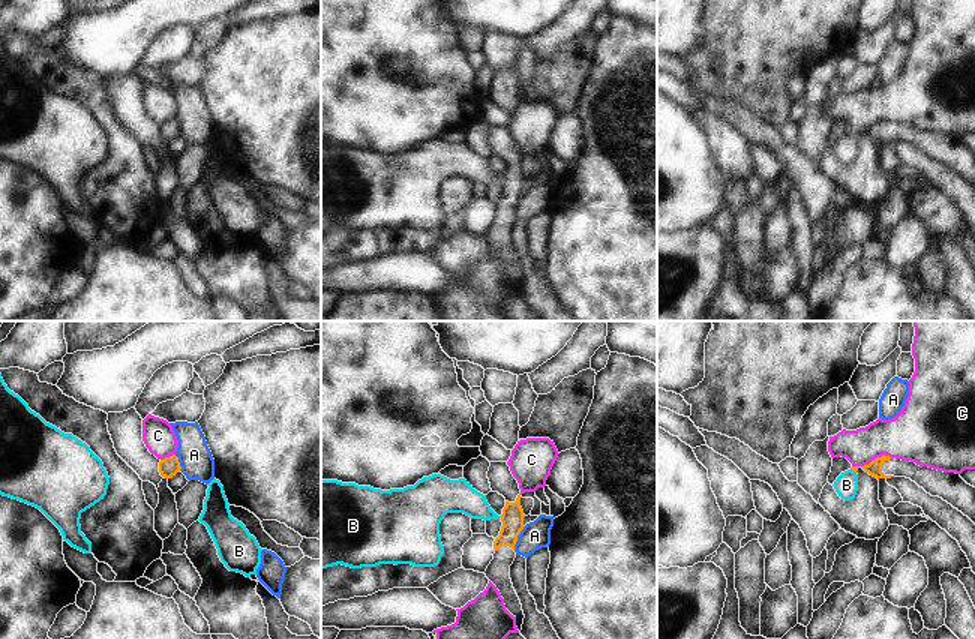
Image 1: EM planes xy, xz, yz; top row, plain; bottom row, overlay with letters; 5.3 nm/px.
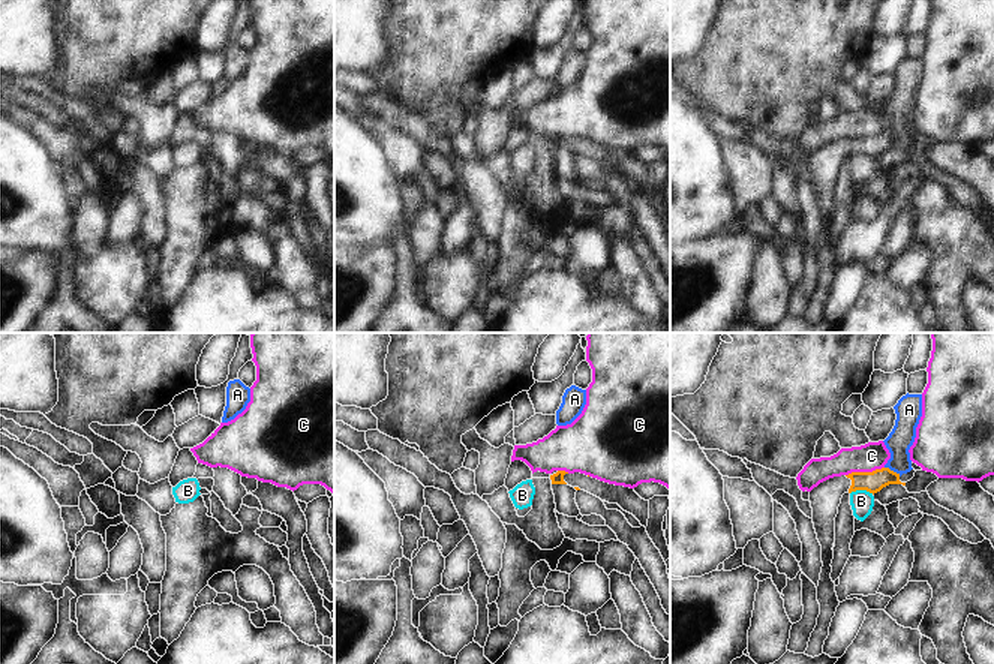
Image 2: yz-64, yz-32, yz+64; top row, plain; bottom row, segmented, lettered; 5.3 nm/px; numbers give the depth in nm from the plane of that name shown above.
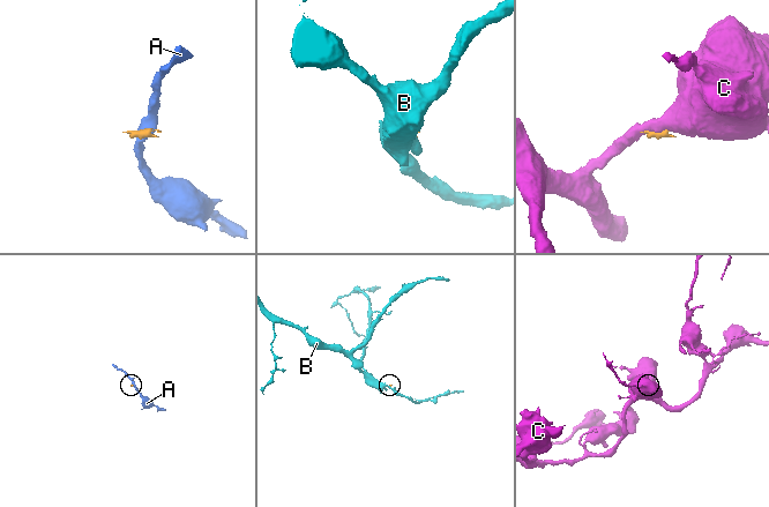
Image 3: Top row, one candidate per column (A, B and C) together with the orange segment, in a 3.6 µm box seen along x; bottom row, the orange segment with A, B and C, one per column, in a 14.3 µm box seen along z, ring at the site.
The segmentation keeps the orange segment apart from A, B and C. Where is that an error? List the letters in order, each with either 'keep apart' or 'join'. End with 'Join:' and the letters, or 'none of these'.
A: keep apart
B: keep apart
C: keep apart
Join: none of these

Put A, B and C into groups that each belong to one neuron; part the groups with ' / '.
A / B / C

